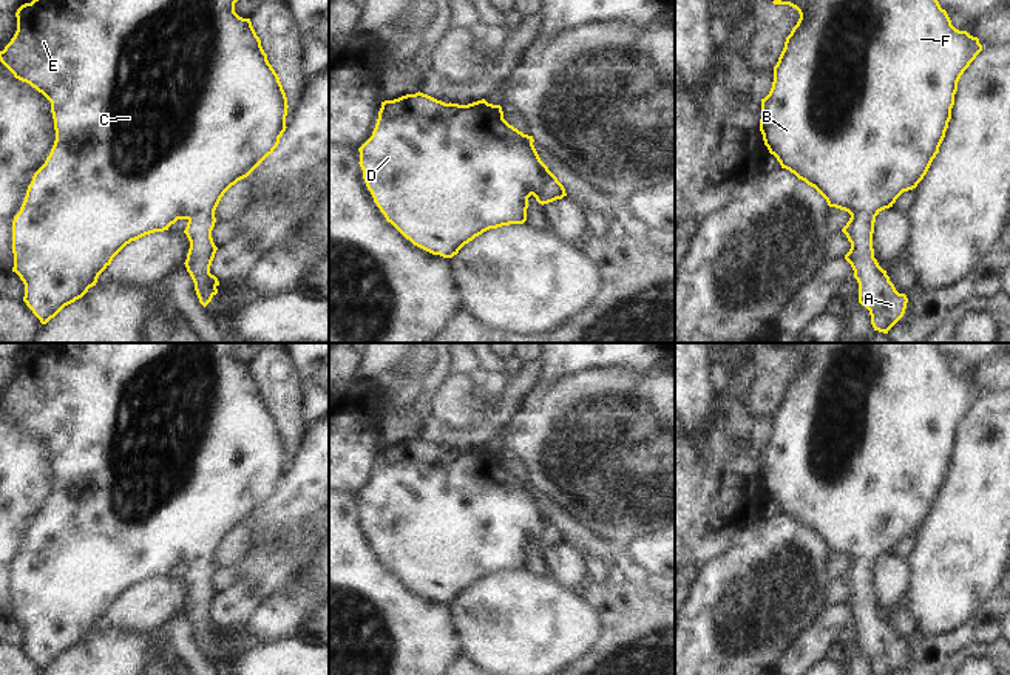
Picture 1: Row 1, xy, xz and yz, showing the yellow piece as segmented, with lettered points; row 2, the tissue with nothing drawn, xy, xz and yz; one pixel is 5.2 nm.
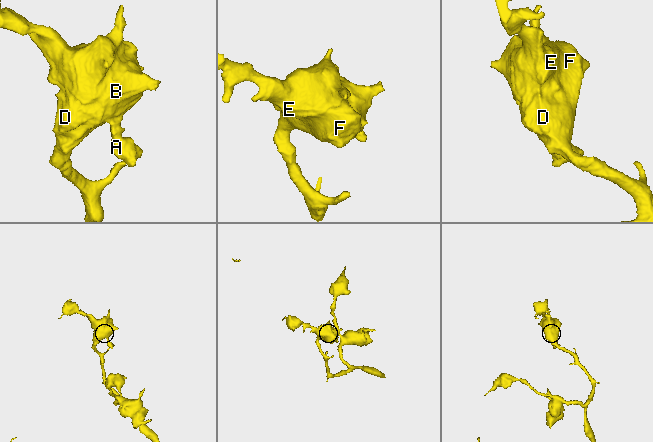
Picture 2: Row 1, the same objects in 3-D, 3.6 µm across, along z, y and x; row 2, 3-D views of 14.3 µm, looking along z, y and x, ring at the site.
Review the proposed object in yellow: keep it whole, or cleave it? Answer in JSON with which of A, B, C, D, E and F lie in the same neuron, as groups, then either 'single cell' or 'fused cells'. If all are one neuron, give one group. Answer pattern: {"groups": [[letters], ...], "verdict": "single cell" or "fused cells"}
{"groups": [["A", "B", "C", "D", "E", "F"]], "verdict": "single cell"}

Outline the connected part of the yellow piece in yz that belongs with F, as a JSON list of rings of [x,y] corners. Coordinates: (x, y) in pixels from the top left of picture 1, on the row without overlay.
[[[778,343],[772,349],[795,354],[800,365],[786,383],[785,394],[774,412],[772,434],[769,440],[761,445],[760,477],[763,480],[764,491],[769,499],[777,504],[781,514],[789,516],[798,525],[814,533],[826,545],[829,553],[845,556],[851,561],[842,578],[851,589],[851,595],[845,601],[845,605],[851,610],[854,624],[859,629],[859,649],[869,656],[874,675],[891,675],[903,663],[908,644],[905,639],[899,639],[896,636],[886,621],[886,616],[883,616],[874,604],[873,579],[876,562],[882,556],[893,553],[903,538],[916,534],[927,521],[945,483],[945,477],[951,465],[951,454],[954,451],[957,428],[982,397],[982,391],[978,383],[970,382],[967,377],[959,377],[951,371],[947,357],[941,354],[936,343]]]

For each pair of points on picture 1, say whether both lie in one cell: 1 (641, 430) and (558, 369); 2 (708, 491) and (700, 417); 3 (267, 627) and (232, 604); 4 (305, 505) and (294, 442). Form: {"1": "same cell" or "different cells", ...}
{"1": "different cells", "2": "different cells", "3": "different cells", "4": "different cells"}

